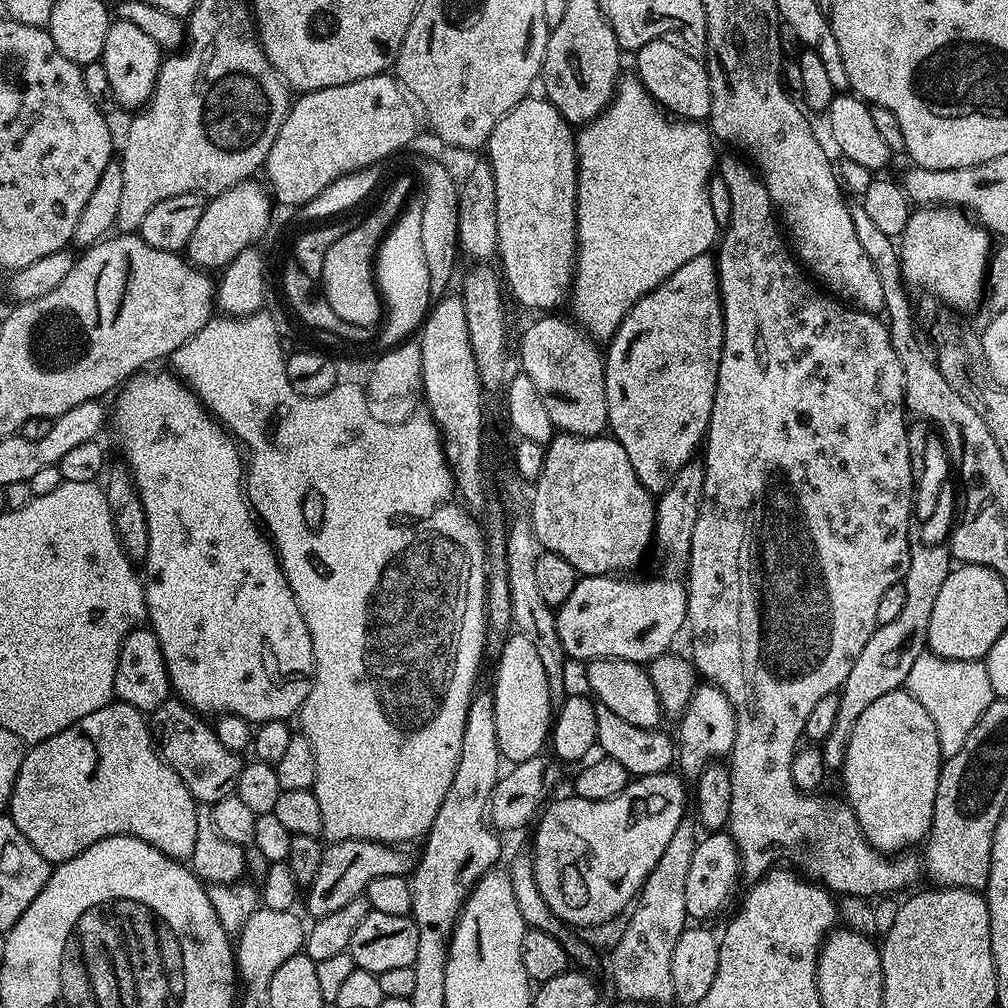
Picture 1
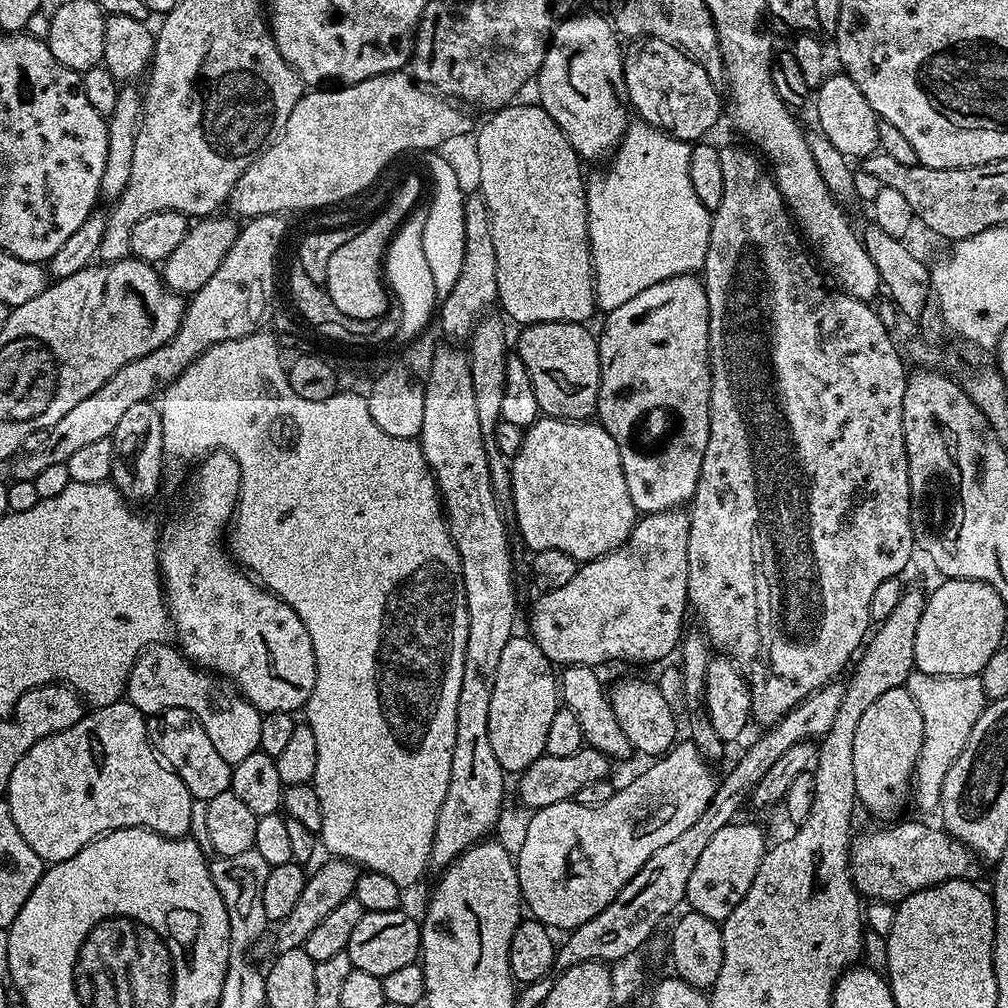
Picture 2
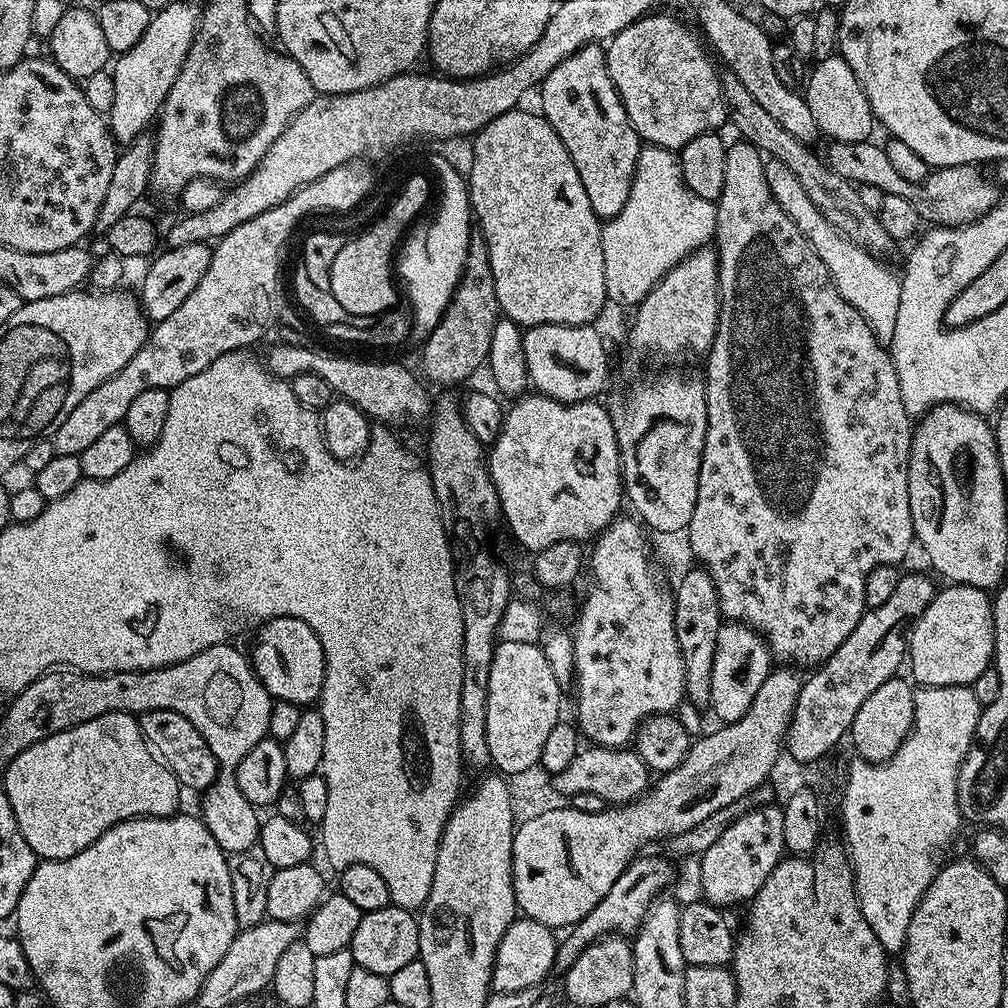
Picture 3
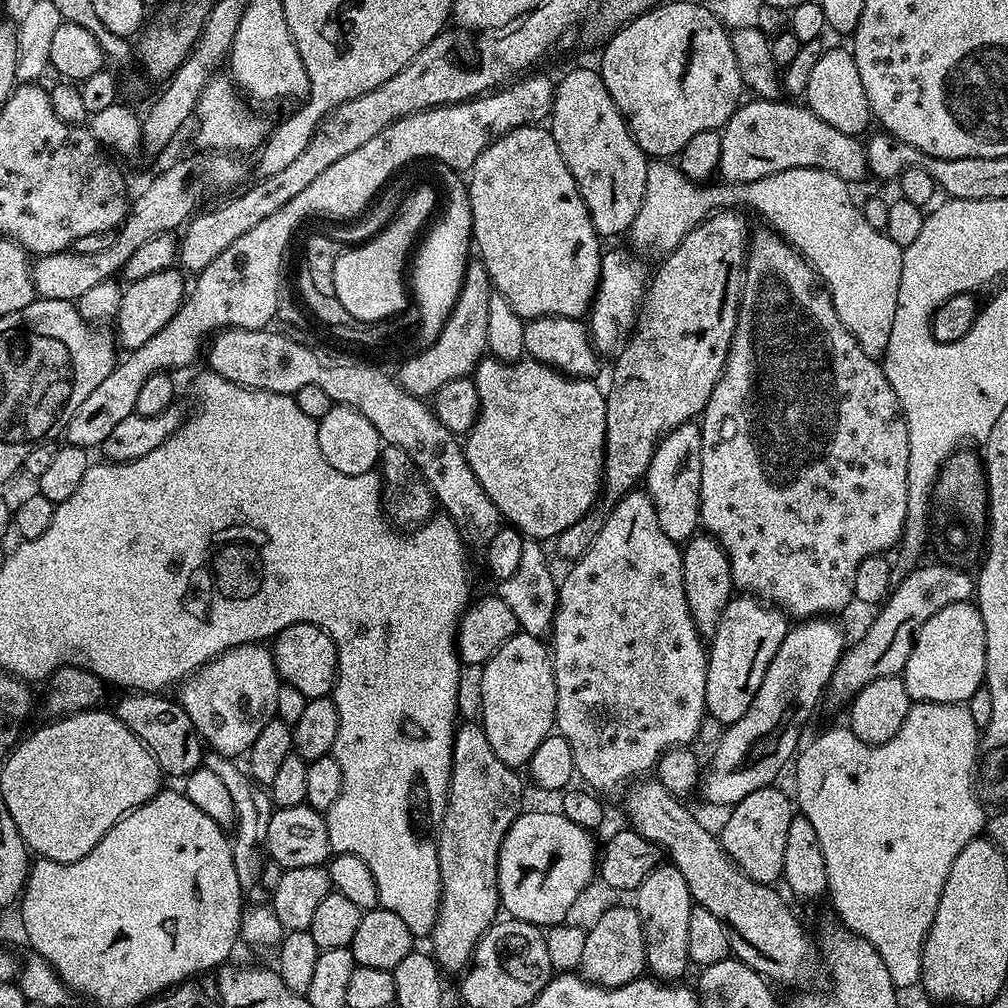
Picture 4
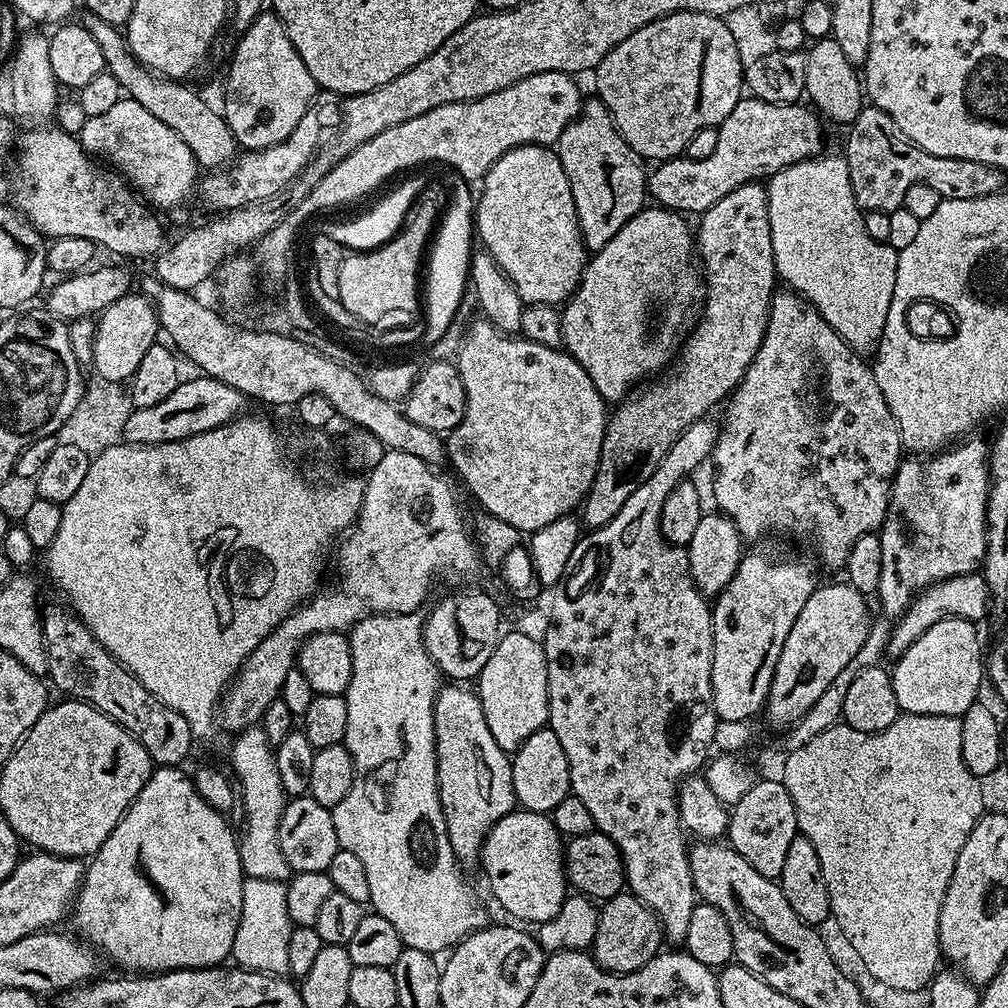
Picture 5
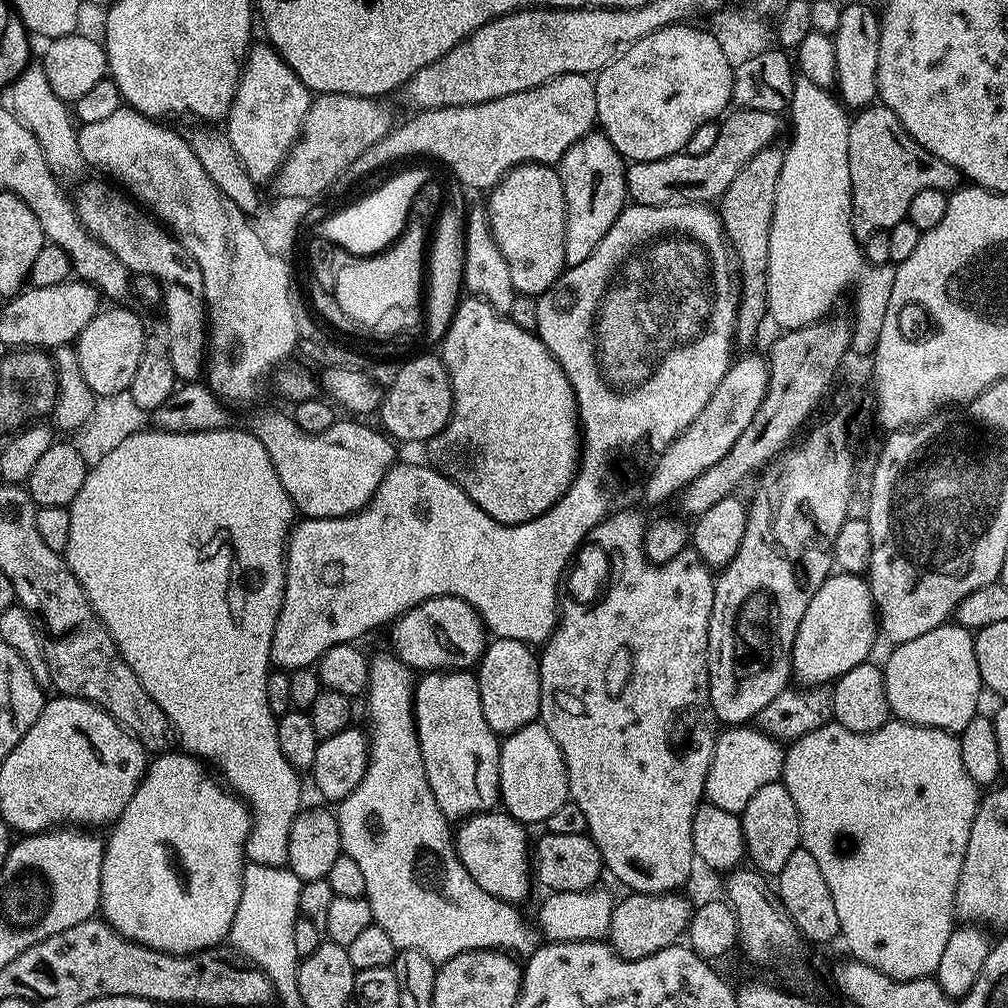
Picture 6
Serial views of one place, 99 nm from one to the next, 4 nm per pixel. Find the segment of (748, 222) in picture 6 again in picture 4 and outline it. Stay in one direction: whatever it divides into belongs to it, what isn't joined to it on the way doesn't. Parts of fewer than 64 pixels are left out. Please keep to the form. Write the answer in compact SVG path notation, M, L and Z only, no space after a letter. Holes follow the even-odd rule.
M717 210L708 216L694 230L690 230L690 234L686 234L686 238L682 238L682 242L671 252L663 257L664 260L660 264L660 269L656 274L651 275L650 283L647 285L642 301L642 307L638 313L638 319L634 325L634 331L627 337L626 343L619 349L618 355L615 357L616 365L612 368L612 385L606 388L604 401L606 402L606 442L604 443L604 474L602 477L602 487L599 497L589 512L582 518L578 518L578 522L574 522L574 526L566 526L566 530L562 530L562 534L554 537L554 545L556 544L556 552L562 559L567 562L575 562L582 558L582 554L586 554L586 550L590 550L594 538L598 538L598 534L602 530L602 526L606 522L606 518L611 514L612 507L619 500L633 491L637 487L636 484L645 479L648 475L648 467L650 466L650 458L654 454L657 444L663 436L667 436L675 428L682 424L695 421L701 415L706 406L706 402L710 398L710 394L714 394L714 386L718 382L718 378L722 374L722 370L726 366L726 358L730 350L730 342L732 335L736 329L736 312L740 308L740 289L744 286L744 262L746 259L746 249L750 239L750 227L744 221L744 216L740 210Z

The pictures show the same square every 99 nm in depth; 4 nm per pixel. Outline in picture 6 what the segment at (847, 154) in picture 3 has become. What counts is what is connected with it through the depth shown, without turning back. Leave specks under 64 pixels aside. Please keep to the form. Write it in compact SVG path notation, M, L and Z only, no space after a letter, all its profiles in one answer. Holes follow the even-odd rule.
M749 108L735 111L729 111L719 121L718 142L714 142L714 146L711 150L706 150L706 154L690 154L685 150L650 162L629 163L626 174L629 201L642 206L711 205L719 201L726 190L730 190L730 182L738 178L738 170L742 170L742 166L746 166L746 162L750 162L750 158L754 158L754 154L758 154L760 150L773 147L777 143L776 135L780 132L781 117L777 113Z

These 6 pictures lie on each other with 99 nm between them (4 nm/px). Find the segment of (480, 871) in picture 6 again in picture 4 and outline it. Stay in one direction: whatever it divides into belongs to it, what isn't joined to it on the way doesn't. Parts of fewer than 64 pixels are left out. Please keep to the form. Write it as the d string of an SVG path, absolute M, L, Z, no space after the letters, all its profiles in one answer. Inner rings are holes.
M521 811L505 834L498 854L498 890L503 911L513 920L537 926L565 923L569 919L568 911L579 902L598 872L598 844L592 841L592 836L589 829L570 822L561 812Z

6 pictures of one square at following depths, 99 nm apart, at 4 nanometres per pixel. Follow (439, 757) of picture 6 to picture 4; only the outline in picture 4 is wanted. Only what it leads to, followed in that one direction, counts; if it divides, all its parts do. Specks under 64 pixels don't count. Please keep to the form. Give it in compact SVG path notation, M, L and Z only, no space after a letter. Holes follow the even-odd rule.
M461 723L452 737L452 777L448 783L448 805L444 819L438 825L438 866L440 867L440 908L430 933L431 951L434 959L445 973L465 971L471 961L472 951L484 937L487 928L492 927L501 911L500 891L498 890L498 854L505 834L522 811L522 800L526 789L520 782L521 773L508 768L486 742L486 734L479 723Z

